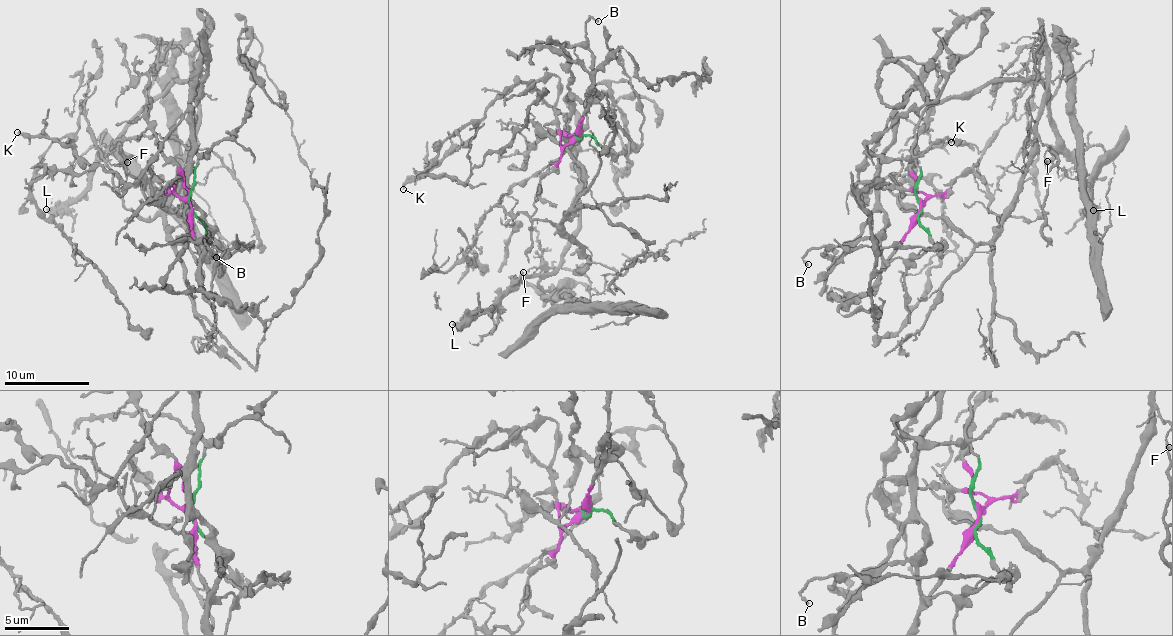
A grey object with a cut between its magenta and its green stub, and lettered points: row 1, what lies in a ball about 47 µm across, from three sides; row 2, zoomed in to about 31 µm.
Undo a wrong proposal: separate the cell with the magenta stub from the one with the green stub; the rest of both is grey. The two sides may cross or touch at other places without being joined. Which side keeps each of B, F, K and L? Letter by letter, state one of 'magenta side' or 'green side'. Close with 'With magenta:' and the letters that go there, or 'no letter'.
B: magenta side
F: green side
K: magenta side
L: green side
With magenta: B, K

